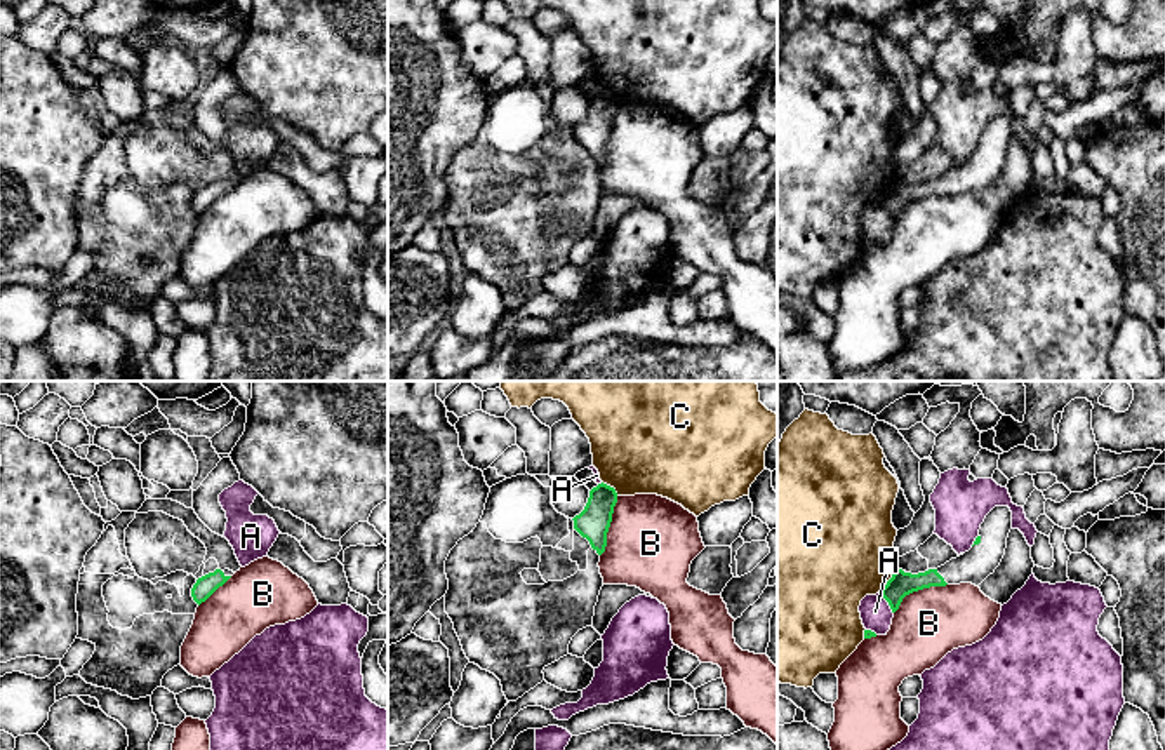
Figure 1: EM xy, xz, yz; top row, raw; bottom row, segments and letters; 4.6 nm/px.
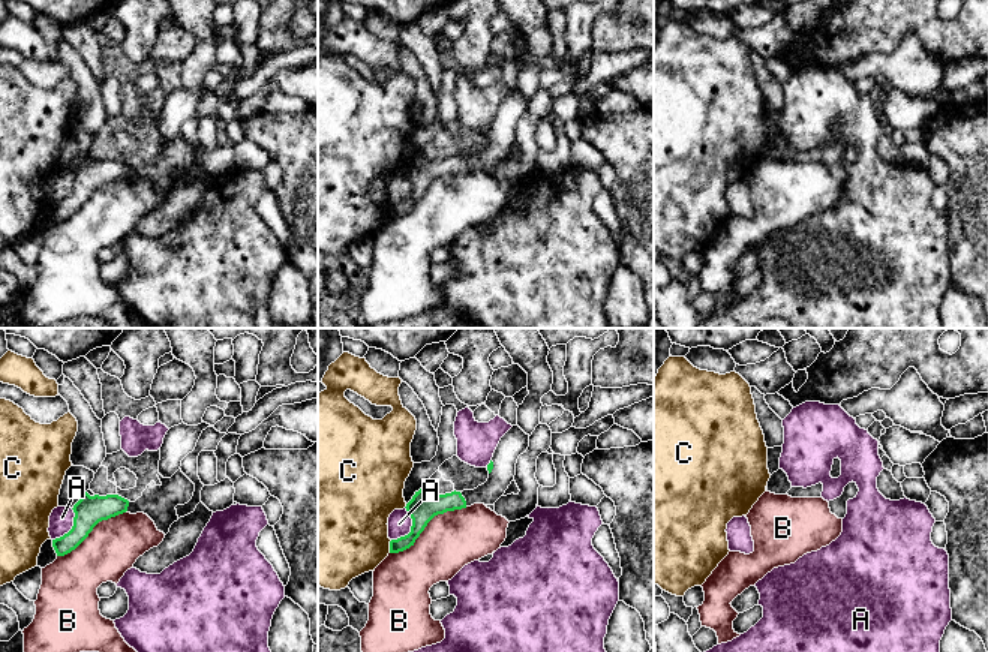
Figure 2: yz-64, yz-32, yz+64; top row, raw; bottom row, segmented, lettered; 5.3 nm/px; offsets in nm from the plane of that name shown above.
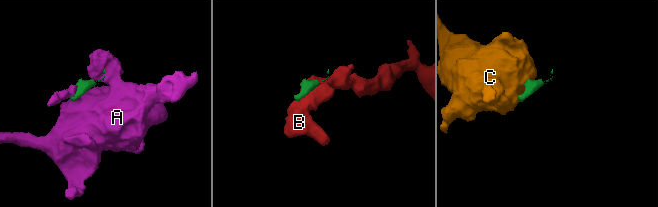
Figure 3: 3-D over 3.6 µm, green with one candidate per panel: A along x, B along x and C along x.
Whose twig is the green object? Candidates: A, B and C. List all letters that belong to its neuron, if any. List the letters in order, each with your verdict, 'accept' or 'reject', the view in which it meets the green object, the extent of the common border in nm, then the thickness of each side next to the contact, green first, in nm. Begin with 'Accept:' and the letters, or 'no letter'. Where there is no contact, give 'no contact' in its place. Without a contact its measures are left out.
Accept: no letter
A: reject | yz | 120 nm | 120/140 nm
B: reject | xz | 300 nm | 150/420 nm
C: reject | yz | 150 nm | 120/460 nm

